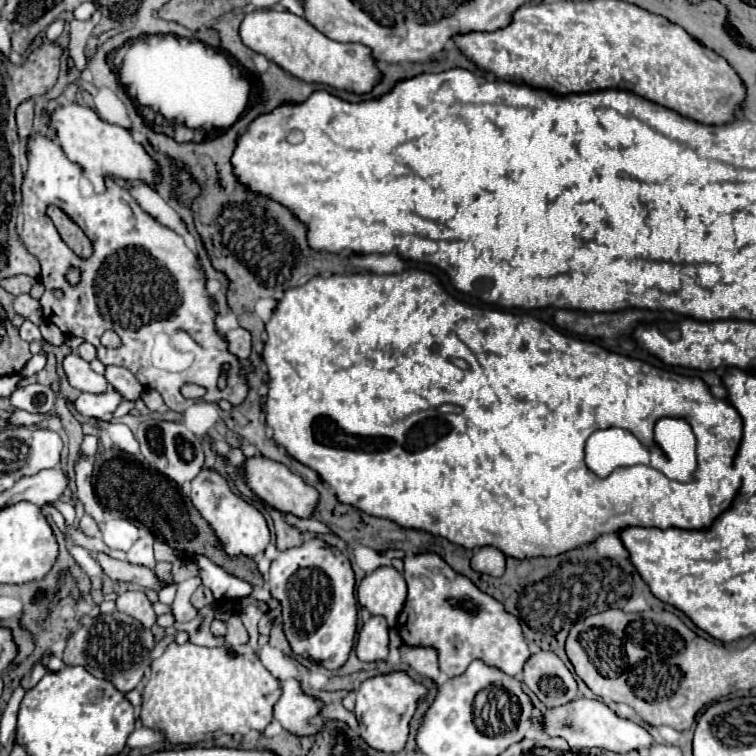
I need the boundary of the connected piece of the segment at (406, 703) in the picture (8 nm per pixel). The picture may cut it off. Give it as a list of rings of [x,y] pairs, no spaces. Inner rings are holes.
[[[392,671],[366,679],[356,691],[356,717],[360,723],[360,737],[378,751],[396,753],[406,747],[410,735],[410,721],[416,713],[420,697],[428,695],[428,687],[414,681],[406,671]]]

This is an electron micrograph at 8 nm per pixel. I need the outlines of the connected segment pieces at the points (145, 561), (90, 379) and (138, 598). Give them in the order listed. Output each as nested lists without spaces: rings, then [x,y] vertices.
[[[152,534],[139,538],[128,551],[128,561],[136,565],[154,567],[156,560],[153,552],[155,538]]]
[[[68,353],[62,361],[62,367],[66,371],[66,377],[70,385],[78,391],[88,391],[88,393],[102,393],[106,391],[106,379],[90,369],[90,363],[84,361],[76,353]]]
[[[126,591],[116,599],[118,611],[132,615],[134,619],[142,621],[142,625],[152,627],[156,623],[156,613],[152,609],[152,603],[142,591]]]

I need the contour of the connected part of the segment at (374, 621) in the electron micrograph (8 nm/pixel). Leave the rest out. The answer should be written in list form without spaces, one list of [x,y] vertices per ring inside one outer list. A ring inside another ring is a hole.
[[[370,617],[356,639],[356,655],[362,661],[382,661],[388,655],[388,625],[384,617]]]

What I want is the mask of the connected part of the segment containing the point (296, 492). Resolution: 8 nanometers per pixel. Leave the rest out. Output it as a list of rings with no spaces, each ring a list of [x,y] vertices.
[[[266,457],[246,459],[246,477],[248,477],[248,487],[256,491],[272,507],[280,509],[282,513],[296,515],[300,519],[312,519],[314,509],[318,507],[318,501],[320,501],[318,491],[312,485],[306,485],[296,473],[286,469],[282,463],[276,463]]]

